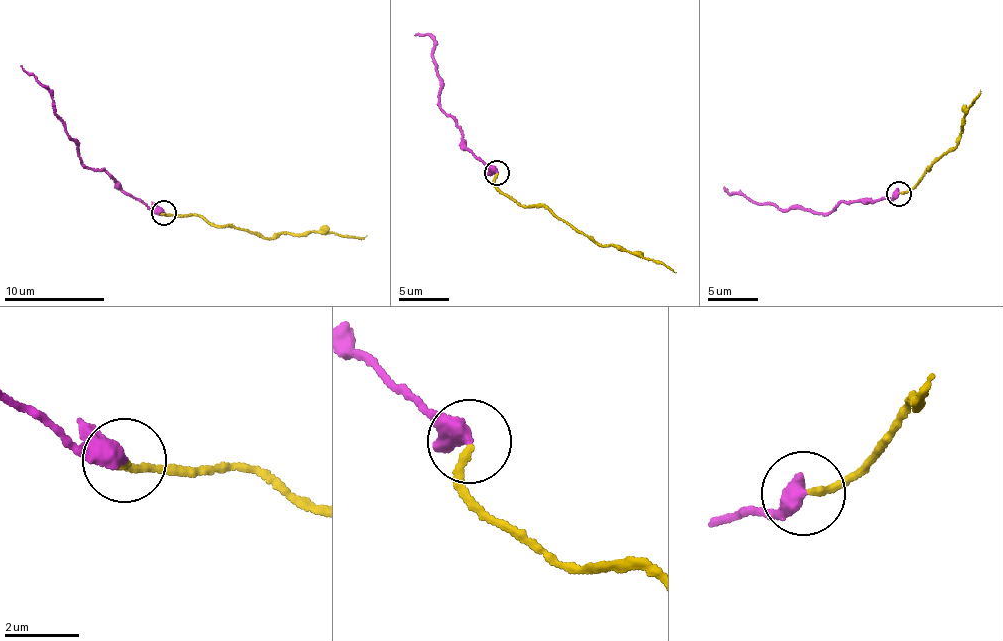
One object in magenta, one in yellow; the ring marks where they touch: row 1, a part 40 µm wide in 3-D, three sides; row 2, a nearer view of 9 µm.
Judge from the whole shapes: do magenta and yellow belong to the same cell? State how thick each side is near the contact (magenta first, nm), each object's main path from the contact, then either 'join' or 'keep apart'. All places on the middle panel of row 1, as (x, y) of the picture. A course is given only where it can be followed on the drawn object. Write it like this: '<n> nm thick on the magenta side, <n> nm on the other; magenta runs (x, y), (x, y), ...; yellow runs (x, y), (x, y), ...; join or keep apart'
380 nm thick on the magenta side, 200 nm on the other; magenta runs (496, 173), (464, 148), (463, 129), (441, 110), (440, 80), (431, 61), (434, 41), (415, 35); yellow runs (496, 173), (494, 183), (518, 202), (545, 206), (598, 245), (625, 248), (669, 266), (675, 272); join

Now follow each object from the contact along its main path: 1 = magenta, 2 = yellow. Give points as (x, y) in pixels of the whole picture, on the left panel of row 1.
1: (163, 212), (121, 188), (113, 176), (86, 166), (54, 113), (50, 94), (21, 65)
2: (163, 212), (189, 214), (271, 238), (310, 231), (360, 237), (366, 235)

